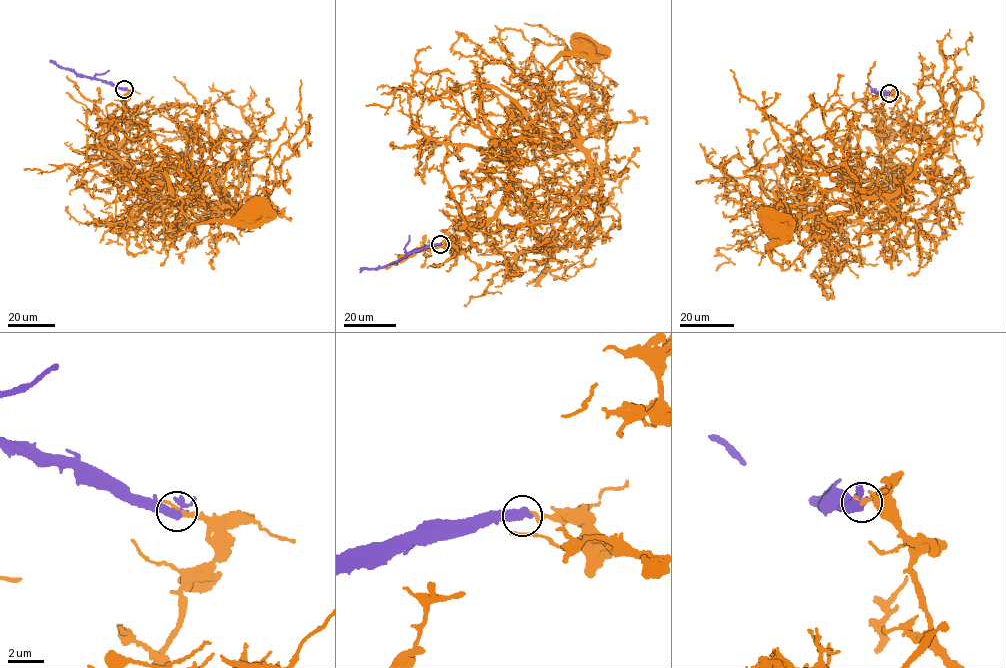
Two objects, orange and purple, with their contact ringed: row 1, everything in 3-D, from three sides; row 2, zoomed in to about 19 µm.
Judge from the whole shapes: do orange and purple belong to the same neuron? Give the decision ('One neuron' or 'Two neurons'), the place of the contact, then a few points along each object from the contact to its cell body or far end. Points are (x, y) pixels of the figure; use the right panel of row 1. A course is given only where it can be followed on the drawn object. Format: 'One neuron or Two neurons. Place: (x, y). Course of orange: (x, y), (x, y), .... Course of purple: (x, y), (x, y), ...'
Two neurons. Place: (889, 93). Course of orange: (889, 93), (905, 126), (876, 205), (842, 223), (817, 211), (850, 207), (783, 269), (768, 249), (773, 223). Course of purple: (888, 93), (874, 92), (874, 89)

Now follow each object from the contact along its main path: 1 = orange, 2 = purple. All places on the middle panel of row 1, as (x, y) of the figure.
1: (440, 244), (460, 253), (502, 203), (496, 141), (561, 142), (541, 118), (548, 66), (585, 46)
2: (440, 244), (415, 249), (394, 262), (359, 272)

